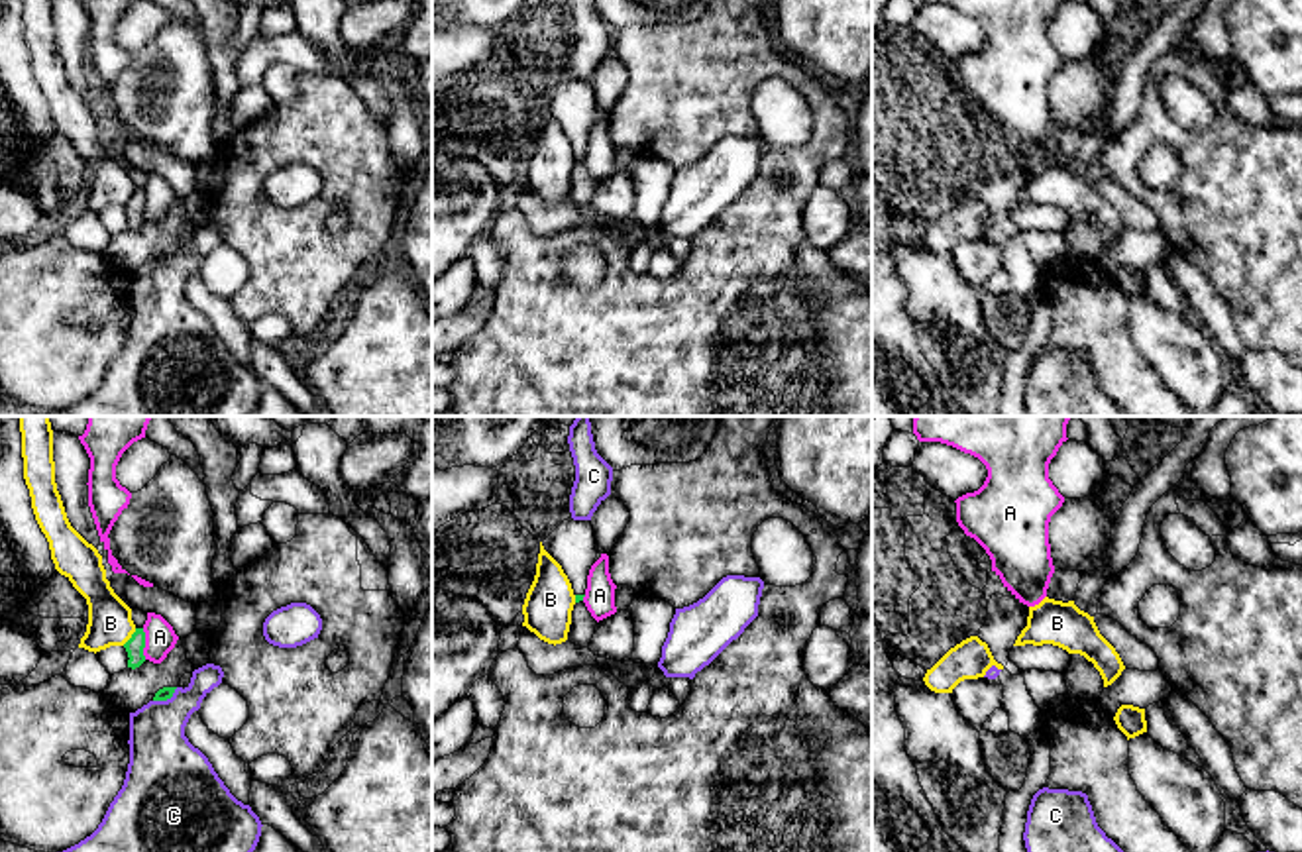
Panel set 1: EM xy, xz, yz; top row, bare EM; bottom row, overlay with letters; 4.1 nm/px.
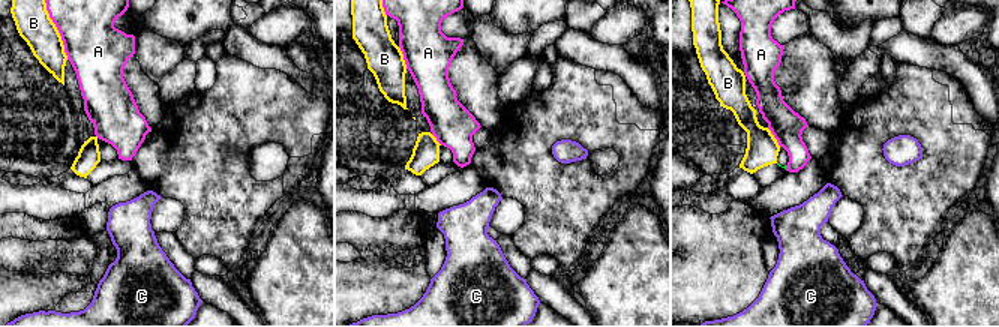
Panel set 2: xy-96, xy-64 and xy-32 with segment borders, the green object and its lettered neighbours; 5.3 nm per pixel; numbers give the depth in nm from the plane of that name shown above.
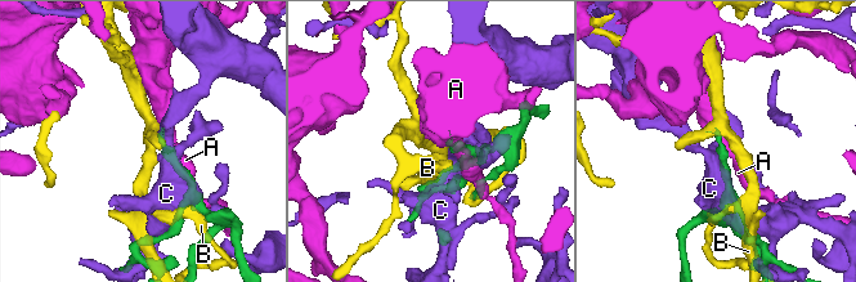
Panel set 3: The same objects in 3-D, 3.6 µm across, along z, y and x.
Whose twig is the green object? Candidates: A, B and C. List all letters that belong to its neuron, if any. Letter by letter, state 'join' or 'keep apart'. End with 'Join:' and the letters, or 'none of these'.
A: keep apart
B: keep apart
C: keep apart
Join: none of these

